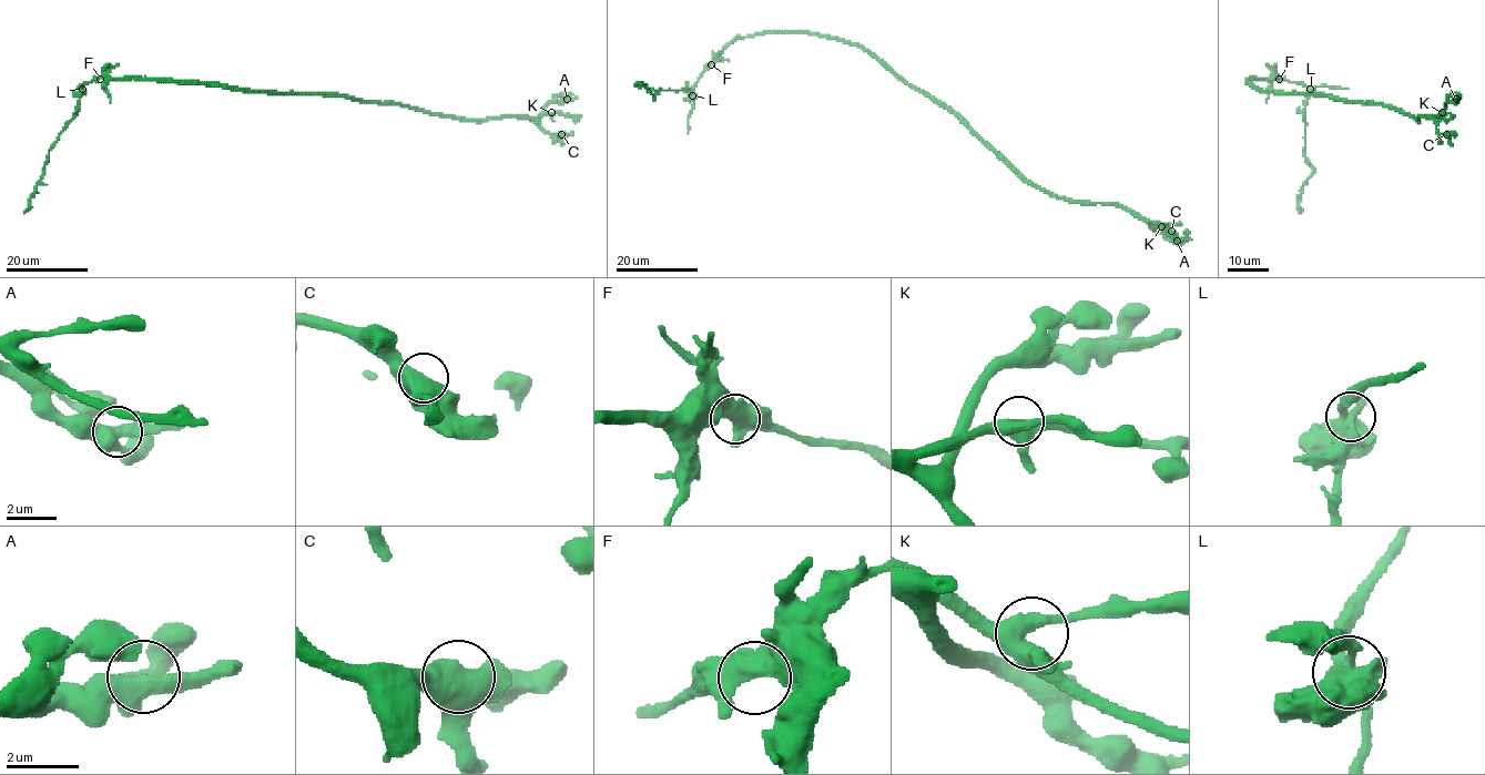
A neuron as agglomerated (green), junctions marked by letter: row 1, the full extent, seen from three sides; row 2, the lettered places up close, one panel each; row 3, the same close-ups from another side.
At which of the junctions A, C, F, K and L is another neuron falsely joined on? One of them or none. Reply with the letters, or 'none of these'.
L

